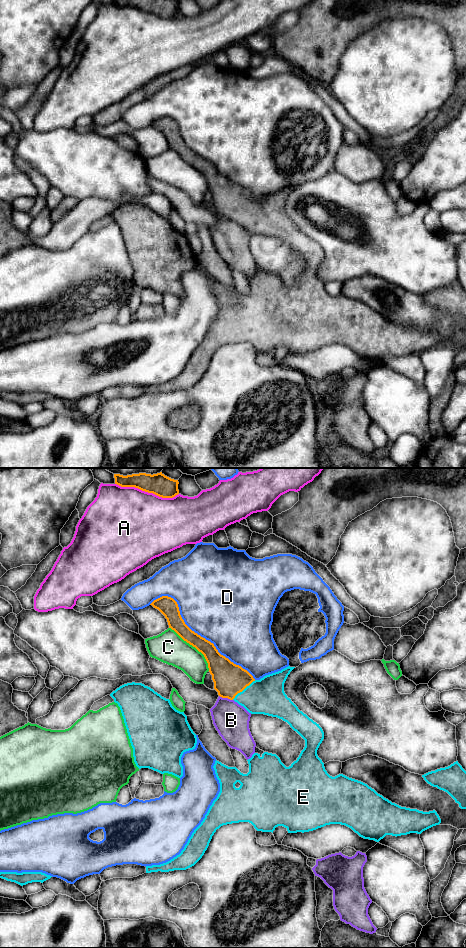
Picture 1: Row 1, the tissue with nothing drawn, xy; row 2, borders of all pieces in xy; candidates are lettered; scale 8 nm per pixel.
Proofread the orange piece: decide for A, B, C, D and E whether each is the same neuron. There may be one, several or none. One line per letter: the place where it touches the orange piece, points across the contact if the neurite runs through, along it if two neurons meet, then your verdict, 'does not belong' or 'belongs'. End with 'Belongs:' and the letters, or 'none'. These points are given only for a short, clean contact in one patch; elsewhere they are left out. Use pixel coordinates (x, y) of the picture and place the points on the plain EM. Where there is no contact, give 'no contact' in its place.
A: meets orange in xy at (147, 11); does not belong
B: meets orange in xy at (226, 217); border along xy (219, 215), (232, 220); does not belong
C: meets orange in xy at (194, 166); does not belong
D: meets orange in xy at (196, 153); does not belong
E: meets orange in xy at (243, 209); runs through xy (229, 199), (243, 209), (255, 216), (266, 216); belongs
Belongs: E

